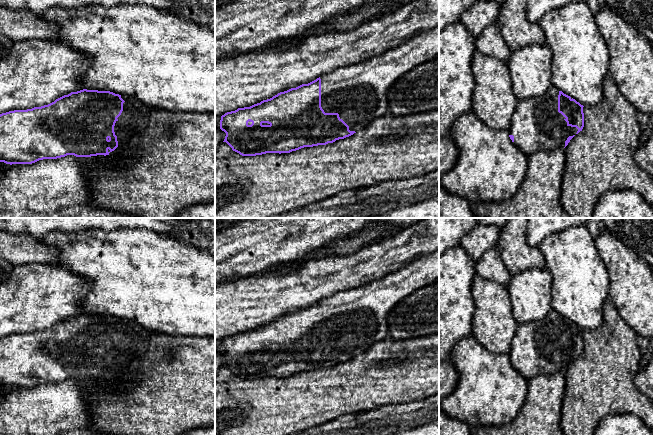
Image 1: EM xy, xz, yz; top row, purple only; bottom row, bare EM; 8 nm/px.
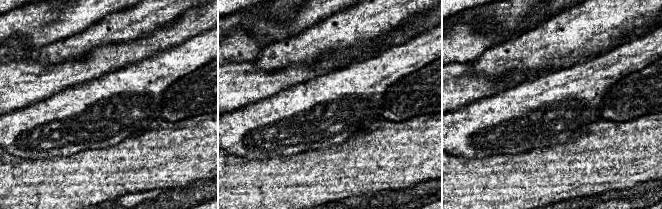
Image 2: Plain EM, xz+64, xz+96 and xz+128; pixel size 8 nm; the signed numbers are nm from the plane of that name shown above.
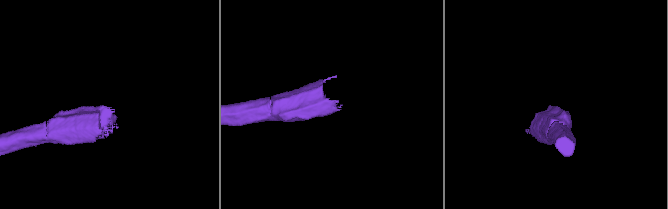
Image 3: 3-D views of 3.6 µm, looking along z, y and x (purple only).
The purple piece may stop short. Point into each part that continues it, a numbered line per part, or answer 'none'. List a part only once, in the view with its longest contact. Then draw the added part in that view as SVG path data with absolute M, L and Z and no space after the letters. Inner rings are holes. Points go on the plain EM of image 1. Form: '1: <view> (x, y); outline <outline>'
1: xz (358, 316); outline M439 250L420 256L402 268L390 272L382 278L375 279L362 286L339 291L321 300L321 331L325 337L338 337L350 355L358 356L365 353L376 343L387 339L388 315L391 310L404 298L425 287L439 278Z

